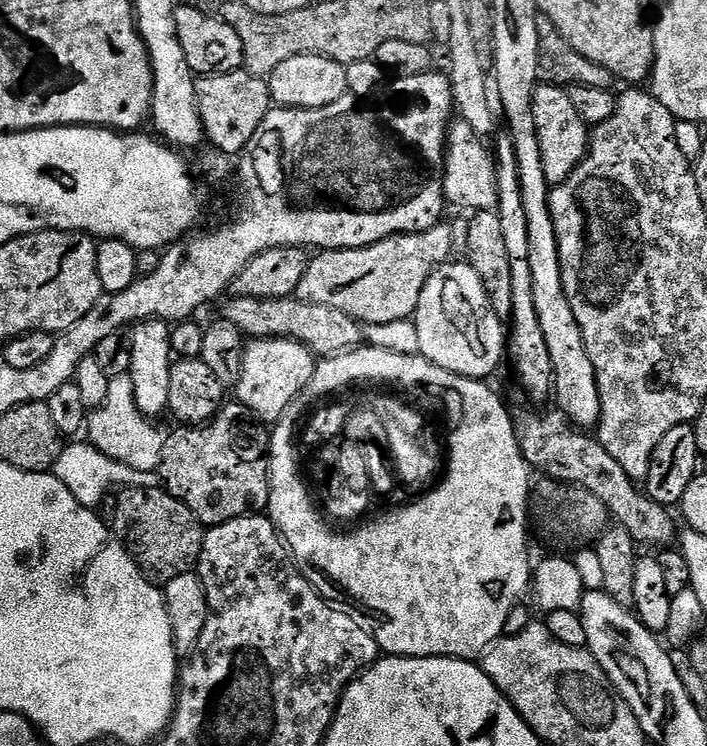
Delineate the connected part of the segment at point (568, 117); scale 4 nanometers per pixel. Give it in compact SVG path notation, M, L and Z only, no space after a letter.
M537 83L532 95L532 106L538 146L542 148L542 170L546 172L549 185L555 186L566 182L588 153L589 125L584 123L578 110L574 110L574 102L570 102L567 91L563 87Z

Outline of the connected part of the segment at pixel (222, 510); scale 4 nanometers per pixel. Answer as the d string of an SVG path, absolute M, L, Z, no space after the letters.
M239 402L225 403L212 419L199 426L176 426L164 438L158 469L163 487L188 507L204 526L230 522L249 514L260 514L268 507L268 437L269 429Z

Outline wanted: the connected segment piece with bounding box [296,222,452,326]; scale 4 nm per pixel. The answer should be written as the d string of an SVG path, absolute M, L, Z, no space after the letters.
M441 222L425 232L400 232L361 248L317 251L309 259L296 296L314 304L334 306L334 310L350 314L364 326L415 317L418 298L422 298L430 274L451 257L452 232L446 224Z

